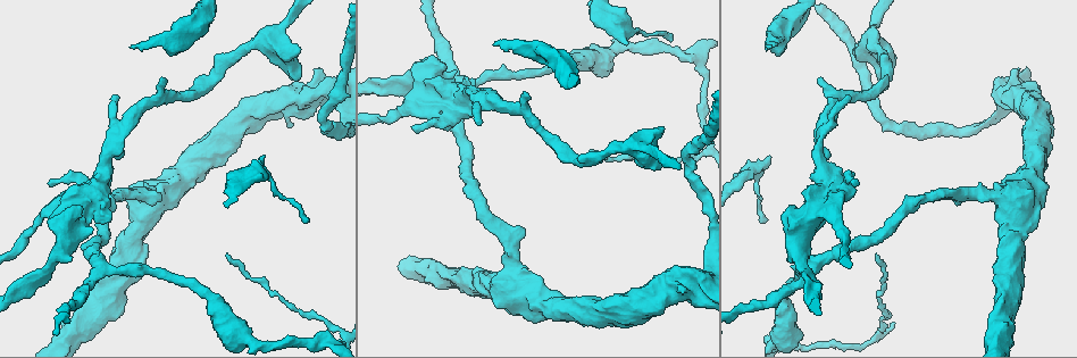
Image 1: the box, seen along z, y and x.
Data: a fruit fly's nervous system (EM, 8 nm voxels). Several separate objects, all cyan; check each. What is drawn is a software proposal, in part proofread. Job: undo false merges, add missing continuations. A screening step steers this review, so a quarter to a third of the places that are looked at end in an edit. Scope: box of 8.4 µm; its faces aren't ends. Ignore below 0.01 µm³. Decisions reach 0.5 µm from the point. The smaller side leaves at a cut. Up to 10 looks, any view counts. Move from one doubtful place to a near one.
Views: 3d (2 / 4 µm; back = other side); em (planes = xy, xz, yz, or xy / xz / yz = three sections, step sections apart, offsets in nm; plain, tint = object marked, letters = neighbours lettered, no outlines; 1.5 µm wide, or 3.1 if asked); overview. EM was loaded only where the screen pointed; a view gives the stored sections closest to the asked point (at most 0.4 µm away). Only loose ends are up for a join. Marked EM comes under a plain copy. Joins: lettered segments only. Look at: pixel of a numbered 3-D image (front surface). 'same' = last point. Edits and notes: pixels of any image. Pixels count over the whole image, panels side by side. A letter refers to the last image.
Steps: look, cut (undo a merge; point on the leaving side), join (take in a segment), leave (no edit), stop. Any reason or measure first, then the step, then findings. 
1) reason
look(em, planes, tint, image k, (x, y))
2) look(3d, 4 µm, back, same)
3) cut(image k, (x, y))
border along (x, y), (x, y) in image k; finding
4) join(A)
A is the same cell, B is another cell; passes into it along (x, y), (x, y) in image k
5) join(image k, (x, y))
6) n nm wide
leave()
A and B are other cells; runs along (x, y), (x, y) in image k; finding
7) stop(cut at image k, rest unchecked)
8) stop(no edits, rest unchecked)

stops while still wide
look(3d, 4 µm, image 1, (475, 80))

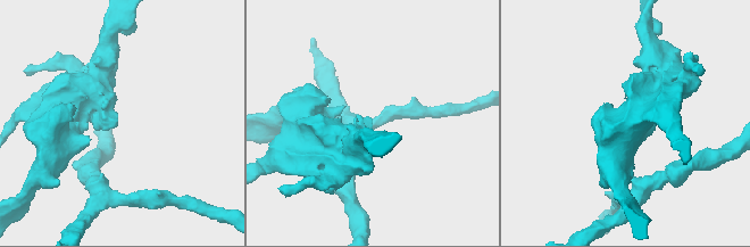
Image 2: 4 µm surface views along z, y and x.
look(em, xz, step 4, letters, image 2, (117, 122))

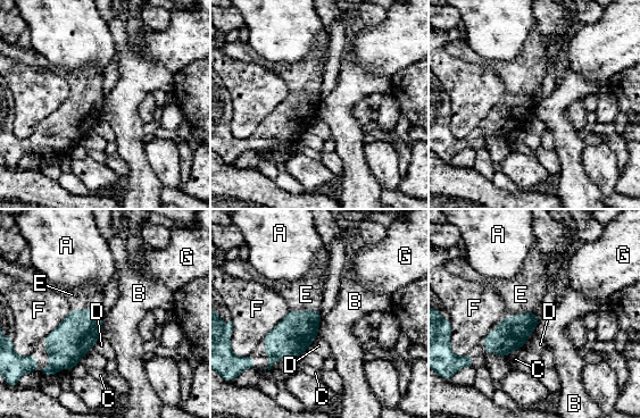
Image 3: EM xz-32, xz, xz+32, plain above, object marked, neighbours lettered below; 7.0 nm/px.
join(E)
E is the same cell, A, B, C, D, F and G are other cells; the neuron continues

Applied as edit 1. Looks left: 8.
branch stops here
look(3d, 2 µm, image 1, (494, 45))

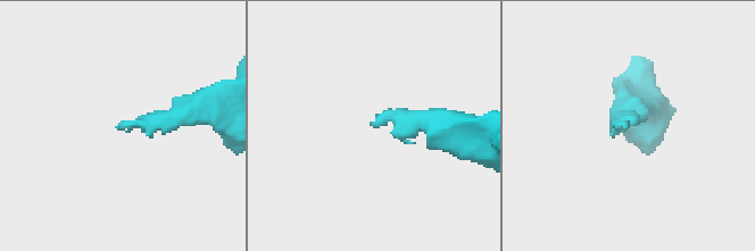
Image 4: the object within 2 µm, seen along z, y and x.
now the EM
look(em, planes, letters, image 4, (120, 125))

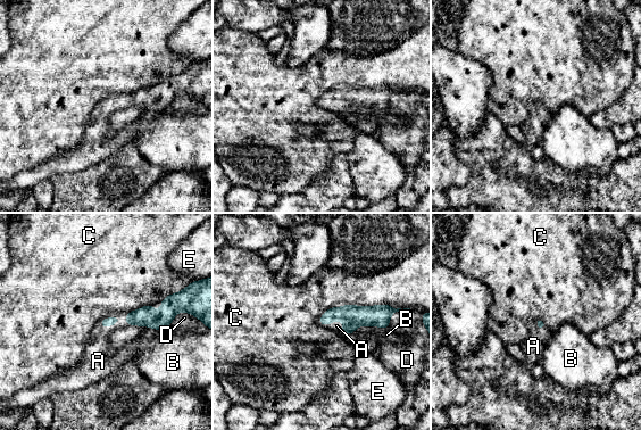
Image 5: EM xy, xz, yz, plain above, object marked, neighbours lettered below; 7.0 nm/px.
join(A)
A is the same cell, B, C, D and E are other cells; it goes on there

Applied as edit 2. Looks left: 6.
thick turns thin
look(em, planes, tint, image 1, (514, 267))

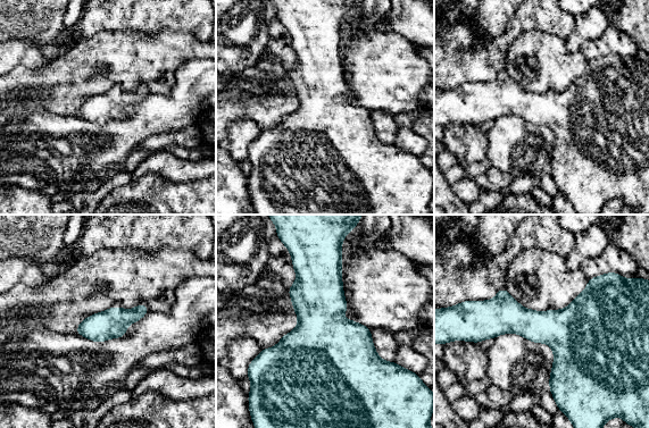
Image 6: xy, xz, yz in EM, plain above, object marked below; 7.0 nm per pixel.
what lies round it
look(em, planes, letters, same)

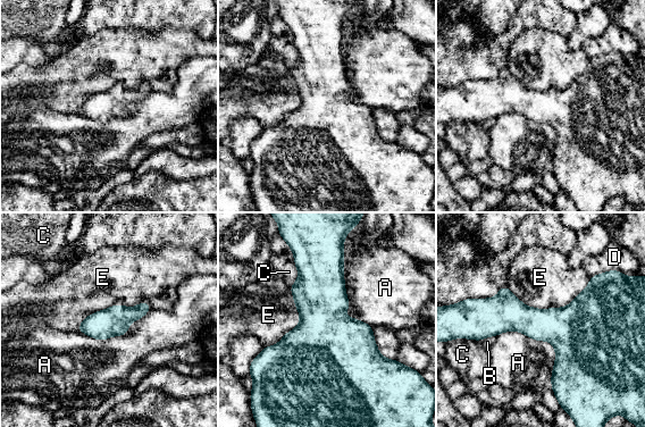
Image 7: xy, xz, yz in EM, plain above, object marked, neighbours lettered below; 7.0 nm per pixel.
leave()
A, B, C, D and E are other cells; border along (591, 277), (544, 310), (507, 286) in image 7; continuous, no second neuron

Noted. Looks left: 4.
branch stops here
look(3d, 4 µm, image 1, (673, 39))

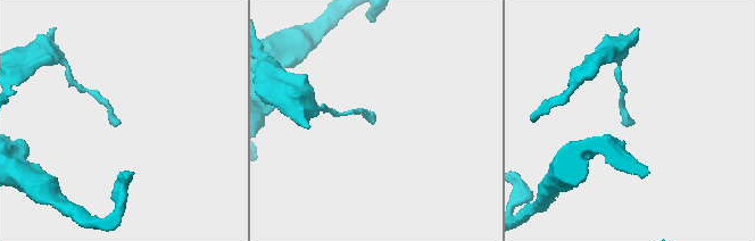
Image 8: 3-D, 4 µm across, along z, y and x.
shape alone is not enough
look(em, planes, letters, image 8, (119, 120))

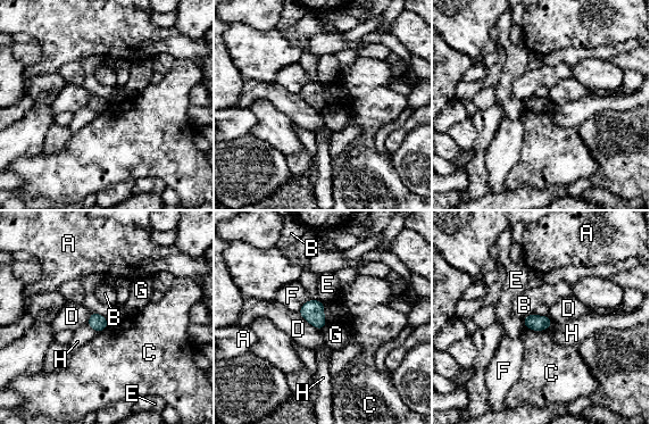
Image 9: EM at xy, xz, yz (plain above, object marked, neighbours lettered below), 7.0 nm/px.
leave()
A, B, C, D, E, F, G and H are other cells; none of them fits

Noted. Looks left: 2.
stop(join at image 3, join at image 5, rest unchecked)

